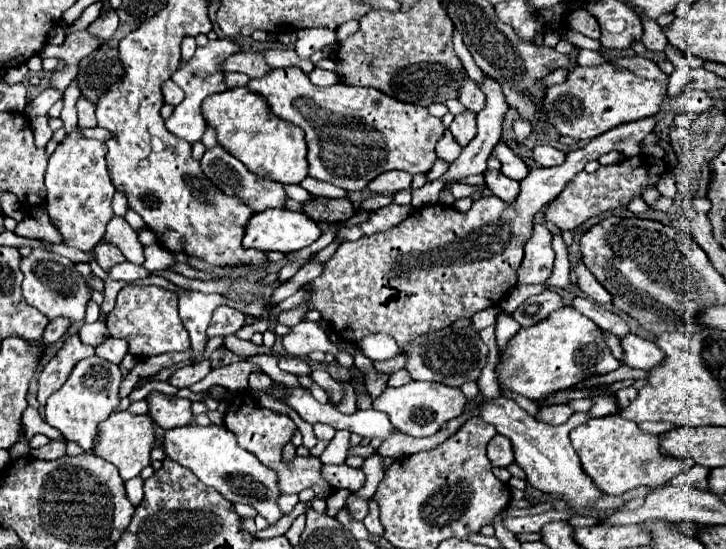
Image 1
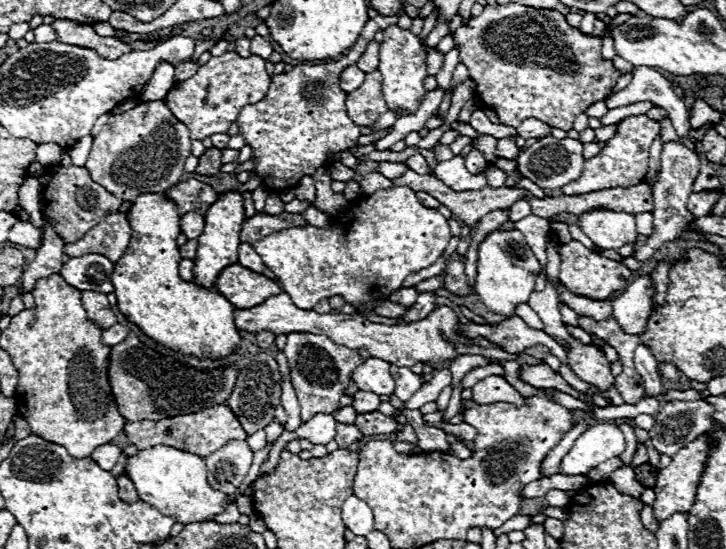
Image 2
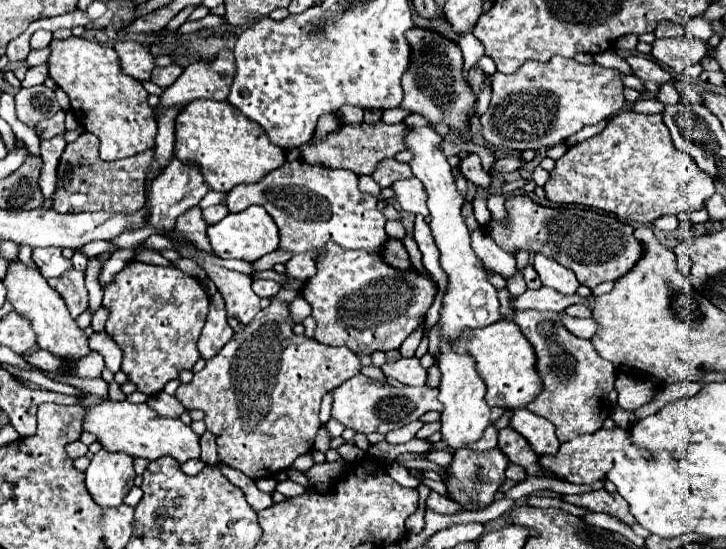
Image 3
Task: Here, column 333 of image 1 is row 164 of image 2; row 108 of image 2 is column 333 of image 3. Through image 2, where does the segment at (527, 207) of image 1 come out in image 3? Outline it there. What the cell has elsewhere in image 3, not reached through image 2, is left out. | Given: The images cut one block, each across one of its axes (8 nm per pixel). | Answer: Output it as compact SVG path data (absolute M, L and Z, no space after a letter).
M328 244L316 276L304 282L300 296L312 306L316 340L320 344L346 346L356 354L372 354L376 350L398 350L400 344L422 326L436 292L438 286L430 272L418 272L414 268L396 272L382 256Z

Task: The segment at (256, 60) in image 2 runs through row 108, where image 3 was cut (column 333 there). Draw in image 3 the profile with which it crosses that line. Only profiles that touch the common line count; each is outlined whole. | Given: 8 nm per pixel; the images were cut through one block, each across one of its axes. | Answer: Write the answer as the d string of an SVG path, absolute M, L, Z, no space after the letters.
M294 160L282 168L272 170L260 182L238 184L226 196L230 212L242 212L248 206L262 206L276 222L280 230L280 248L294 254L316 250L324 252L326 242L334 240L346 250L366 250L380 254L388 234L384 230L384 214L376 208L376 198L358 190L358 178L348 170L328 170L322 166L310 166Z

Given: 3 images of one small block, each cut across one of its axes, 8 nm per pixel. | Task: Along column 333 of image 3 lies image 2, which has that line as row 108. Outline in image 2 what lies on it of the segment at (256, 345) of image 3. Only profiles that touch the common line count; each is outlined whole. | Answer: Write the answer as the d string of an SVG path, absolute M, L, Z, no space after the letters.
M378 70L372 74L366 74L364 86L360 90L354 90L352 94L346 94L346 106L348 106L348 116L356 126L374 126L376 120L388 112L388 104L384 102L382 94L382 76Z

